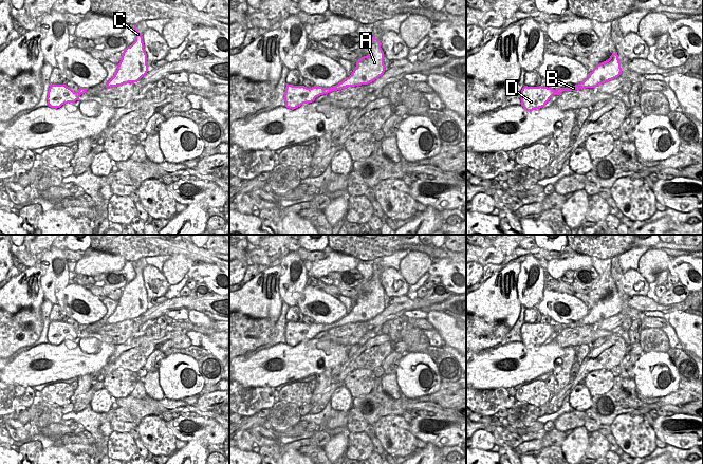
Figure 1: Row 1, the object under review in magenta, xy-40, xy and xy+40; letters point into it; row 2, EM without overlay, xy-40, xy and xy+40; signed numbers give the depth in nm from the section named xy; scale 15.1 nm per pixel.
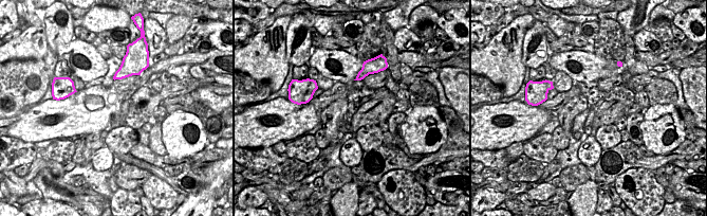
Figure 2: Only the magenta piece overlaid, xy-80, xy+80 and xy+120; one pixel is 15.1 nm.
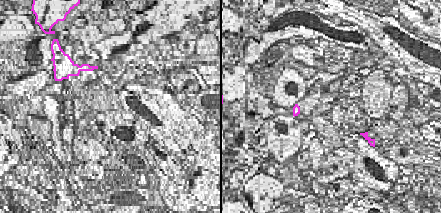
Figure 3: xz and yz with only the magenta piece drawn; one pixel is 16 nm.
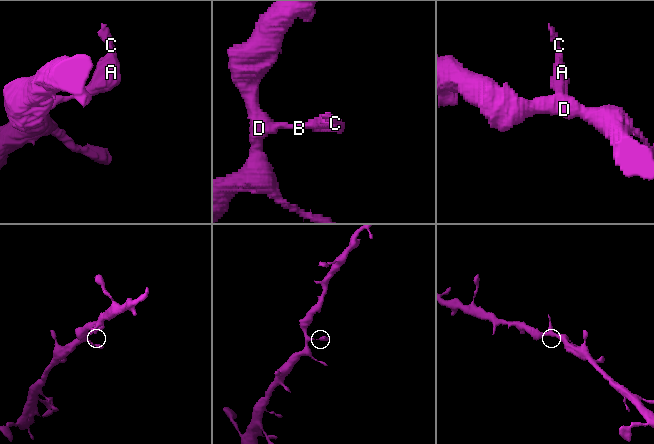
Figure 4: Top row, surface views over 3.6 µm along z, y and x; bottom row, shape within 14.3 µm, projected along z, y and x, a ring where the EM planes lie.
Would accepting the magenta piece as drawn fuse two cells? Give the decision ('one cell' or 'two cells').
one cell

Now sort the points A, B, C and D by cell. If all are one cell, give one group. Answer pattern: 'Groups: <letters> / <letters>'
Groups: A B C D.

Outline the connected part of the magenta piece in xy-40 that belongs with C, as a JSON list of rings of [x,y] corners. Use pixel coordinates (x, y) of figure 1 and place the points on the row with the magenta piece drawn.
[[[134,25],[135,41],[125,49],[114,76],[106,88],[124,83],[137,82],[148,72],[147,54],[144,49],[143,36]]]

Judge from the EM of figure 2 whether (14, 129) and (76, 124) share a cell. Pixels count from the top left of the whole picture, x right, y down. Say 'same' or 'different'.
same

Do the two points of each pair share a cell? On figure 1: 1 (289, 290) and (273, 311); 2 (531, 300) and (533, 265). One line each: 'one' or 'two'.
1: two
2: one

